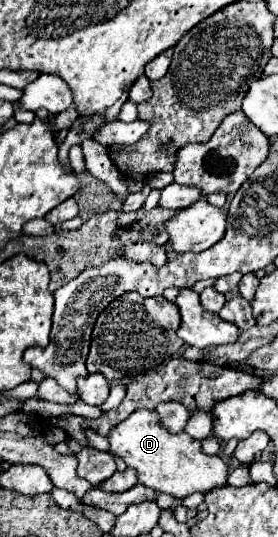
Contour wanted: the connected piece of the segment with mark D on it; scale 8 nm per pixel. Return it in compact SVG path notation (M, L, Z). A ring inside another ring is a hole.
M139 408L115 428L109 430L107 440L111 444L109 452L121 456L129 468L137 472L137 478L147 488L171 494L175 498L185 498L193 492L209 492L213 488L227 484L227 464L219 456L209 456L201 450L201 440L193 440L187 432L169 432L159 420L155 410Z

